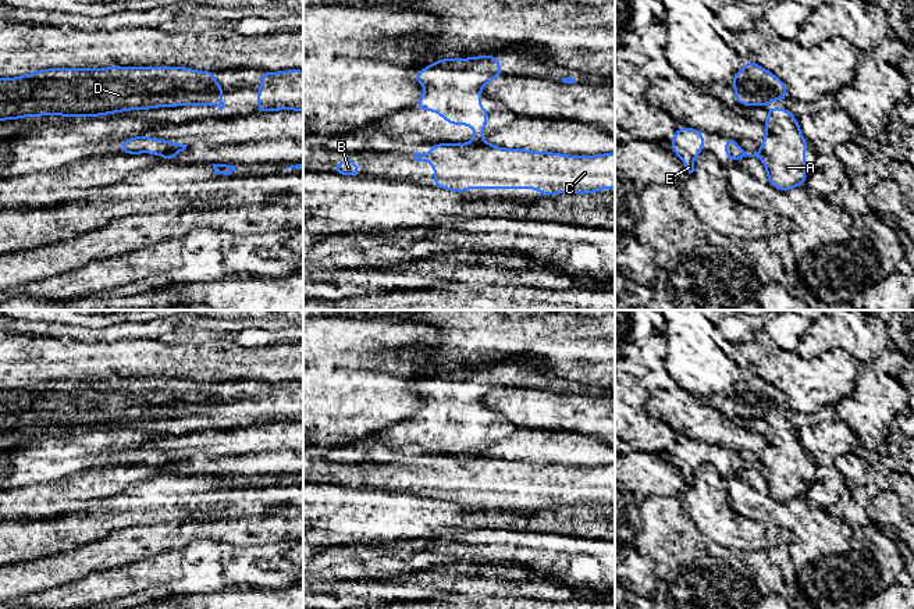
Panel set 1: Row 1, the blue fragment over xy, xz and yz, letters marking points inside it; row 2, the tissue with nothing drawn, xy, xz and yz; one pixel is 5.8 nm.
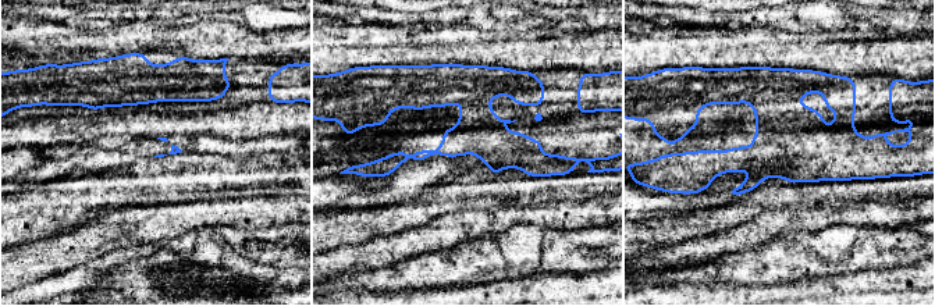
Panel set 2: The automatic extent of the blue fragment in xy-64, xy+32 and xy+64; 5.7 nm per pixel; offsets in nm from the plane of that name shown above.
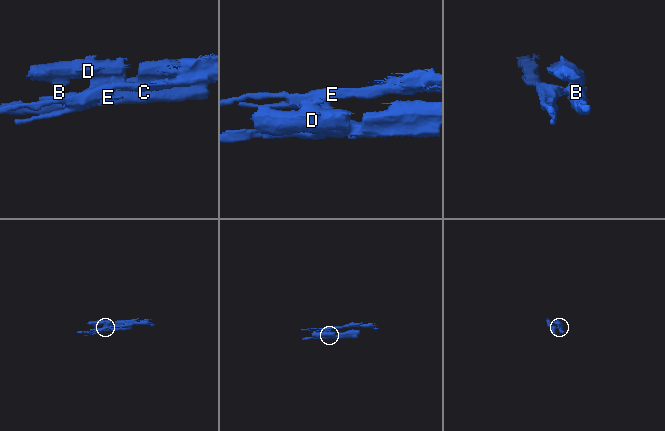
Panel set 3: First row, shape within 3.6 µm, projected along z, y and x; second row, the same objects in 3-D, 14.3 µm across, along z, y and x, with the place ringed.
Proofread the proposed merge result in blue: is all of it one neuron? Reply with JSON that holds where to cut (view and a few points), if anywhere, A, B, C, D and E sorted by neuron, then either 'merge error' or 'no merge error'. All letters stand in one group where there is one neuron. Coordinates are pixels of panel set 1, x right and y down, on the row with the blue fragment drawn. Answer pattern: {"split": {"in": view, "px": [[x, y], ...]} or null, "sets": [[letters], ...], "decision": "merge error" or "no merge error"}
{"split": {"in": "xz", "px": [[469, 142], [490, 146]]}, "sets": [["A", "B", "C", "D"], ["E"]], "decision": "merge error"}

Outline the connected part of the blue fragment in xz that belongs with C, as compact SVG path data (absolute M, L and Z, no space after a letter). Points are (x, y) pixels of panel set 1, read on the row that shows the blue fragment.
M434 143L428 154L415 153L413 159L416 161L426 161L434 167L434 184L433 186L440 189L454 190L463 195L465 189L537 189L541 196L555 196L559 190L561 195L570 195L572 192L579 192L580 195L593 195L595 190L601 189L615 189L615 152L594 154L594 156L568 156L554 152L531 152L527 149L505 149L497 146L474 145L474 143Z

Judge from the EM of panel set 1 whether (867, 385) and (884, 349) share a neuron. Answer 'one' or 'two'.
two

